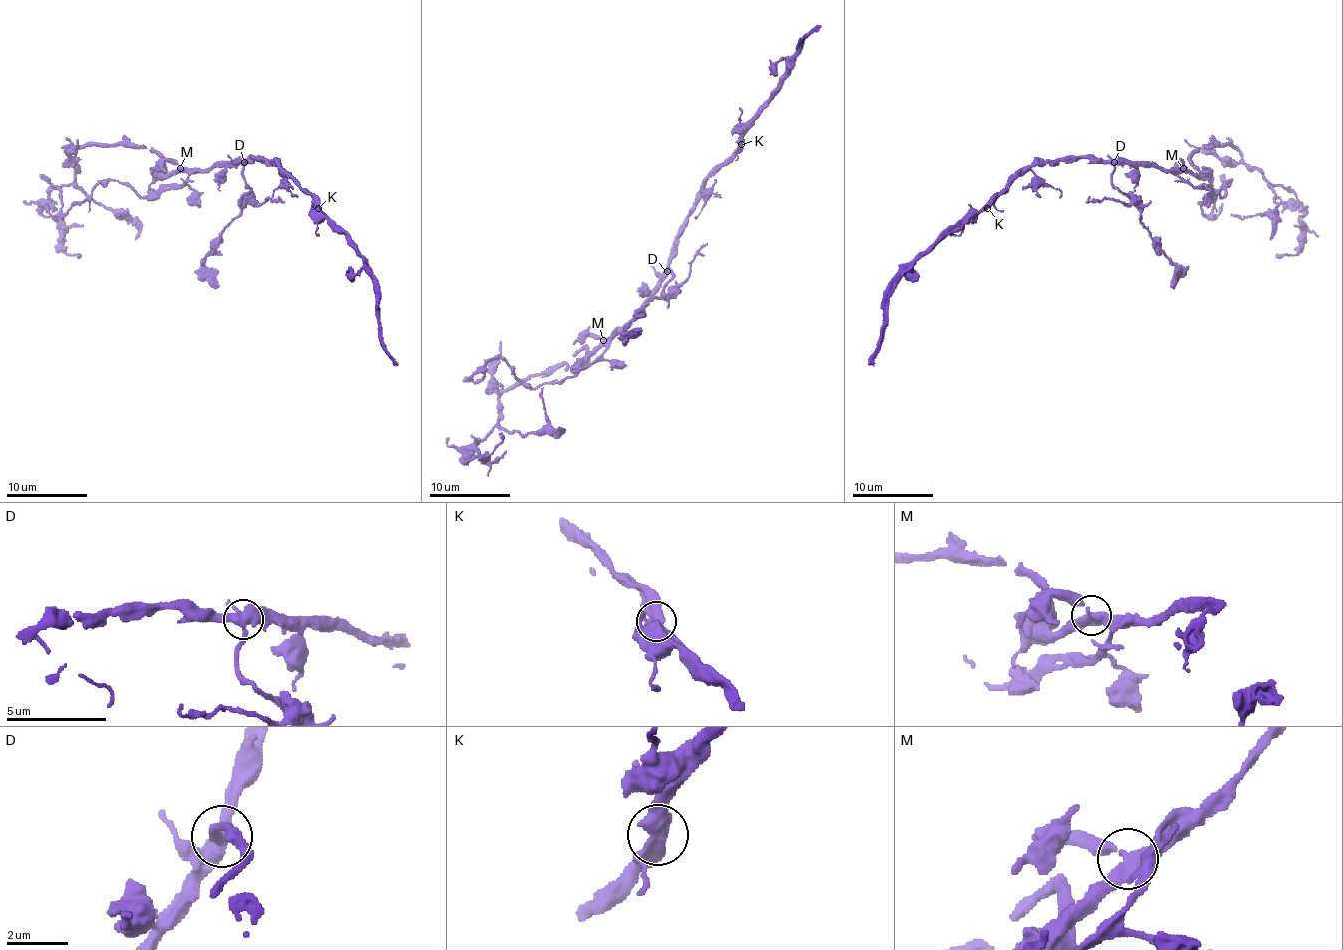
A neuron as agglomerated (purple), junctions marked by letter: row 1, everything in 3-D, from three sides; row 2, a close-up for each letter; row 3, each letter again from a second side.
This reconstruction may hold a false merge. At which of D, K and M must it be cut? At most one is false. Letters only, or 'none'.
none

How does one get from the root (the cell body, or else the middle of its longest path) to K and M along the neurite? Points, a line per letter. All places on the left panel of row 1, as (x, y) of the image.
K: (235, 164), (251, 158), (271, 160), (312, 198), (318, 208)
M: (235, 164), (213, 164), (203, 170), (181, 168)

